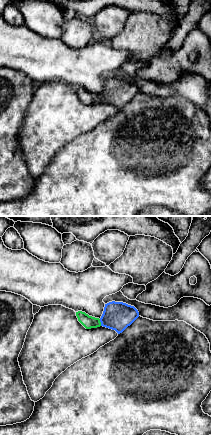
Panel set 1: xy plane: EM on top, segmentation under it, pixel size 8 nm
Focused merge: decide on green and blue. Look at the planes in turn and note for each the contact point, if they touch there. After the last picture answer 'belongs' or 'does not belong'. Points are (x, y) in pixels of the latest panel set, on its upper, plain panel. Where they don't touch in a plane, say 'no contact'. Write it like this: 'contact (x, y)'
contact (100, 98)

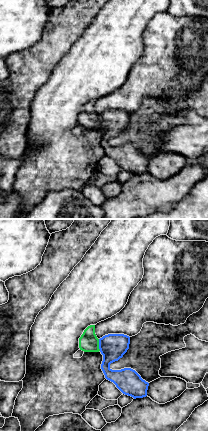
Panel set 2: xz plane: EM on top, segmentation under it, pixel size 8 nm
contact (98, 121)

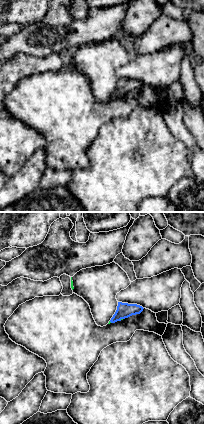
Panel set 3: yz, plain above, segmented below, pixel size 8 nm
no contact

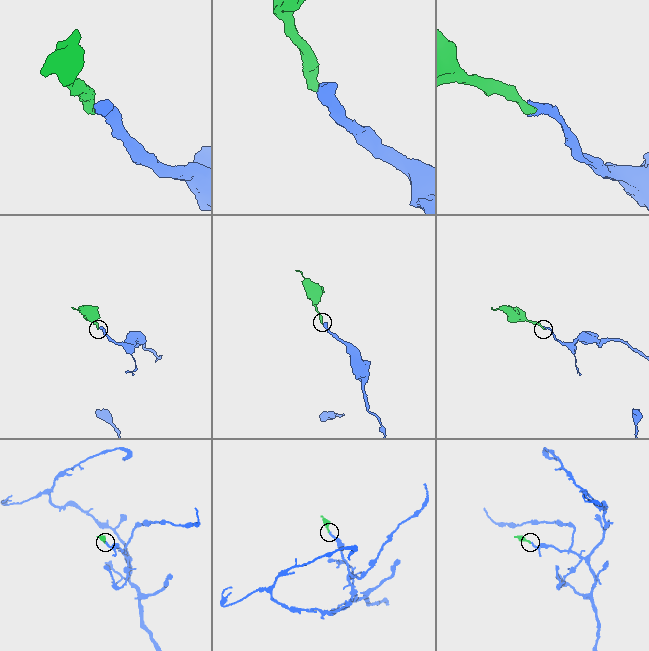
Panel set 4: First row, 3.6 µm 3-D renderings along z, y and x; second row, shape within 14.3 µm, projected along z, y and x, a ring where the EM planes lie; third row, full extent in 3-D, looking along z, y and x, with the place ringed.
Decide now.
belongs

